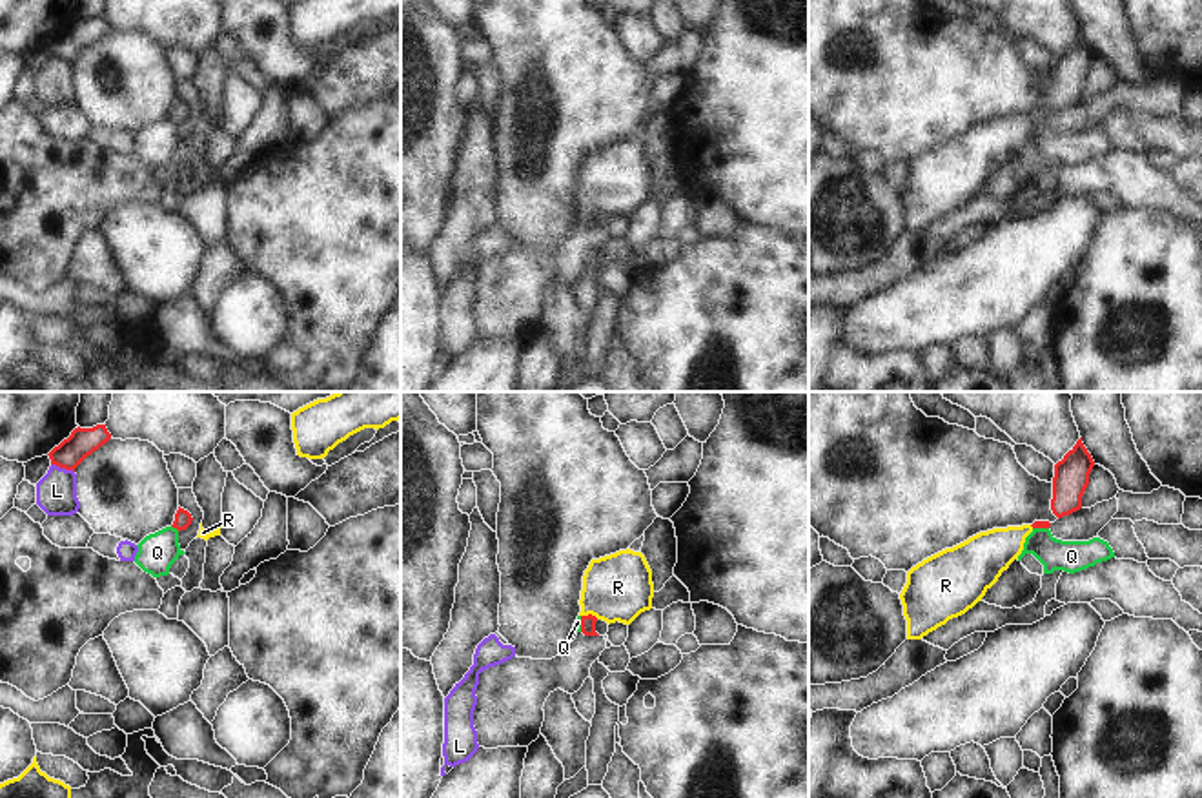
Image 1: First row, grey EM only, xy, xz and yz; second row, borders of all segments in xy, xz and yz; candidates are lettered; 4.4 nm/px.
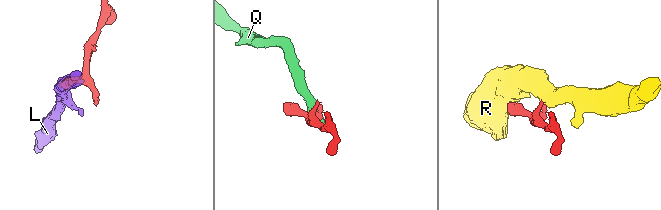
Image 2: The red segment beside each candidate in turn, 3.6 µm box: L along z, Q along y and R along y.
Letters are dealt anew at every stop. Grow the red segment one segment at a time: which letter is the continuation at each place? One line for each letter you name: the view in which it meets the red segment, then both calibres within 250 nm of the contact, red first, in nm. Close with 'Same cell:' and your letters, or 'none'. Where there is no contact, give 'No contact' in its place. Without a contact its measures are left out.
R: Touches red in xz. Thickness 60 nm (red) against 300 nm
Same cell: R

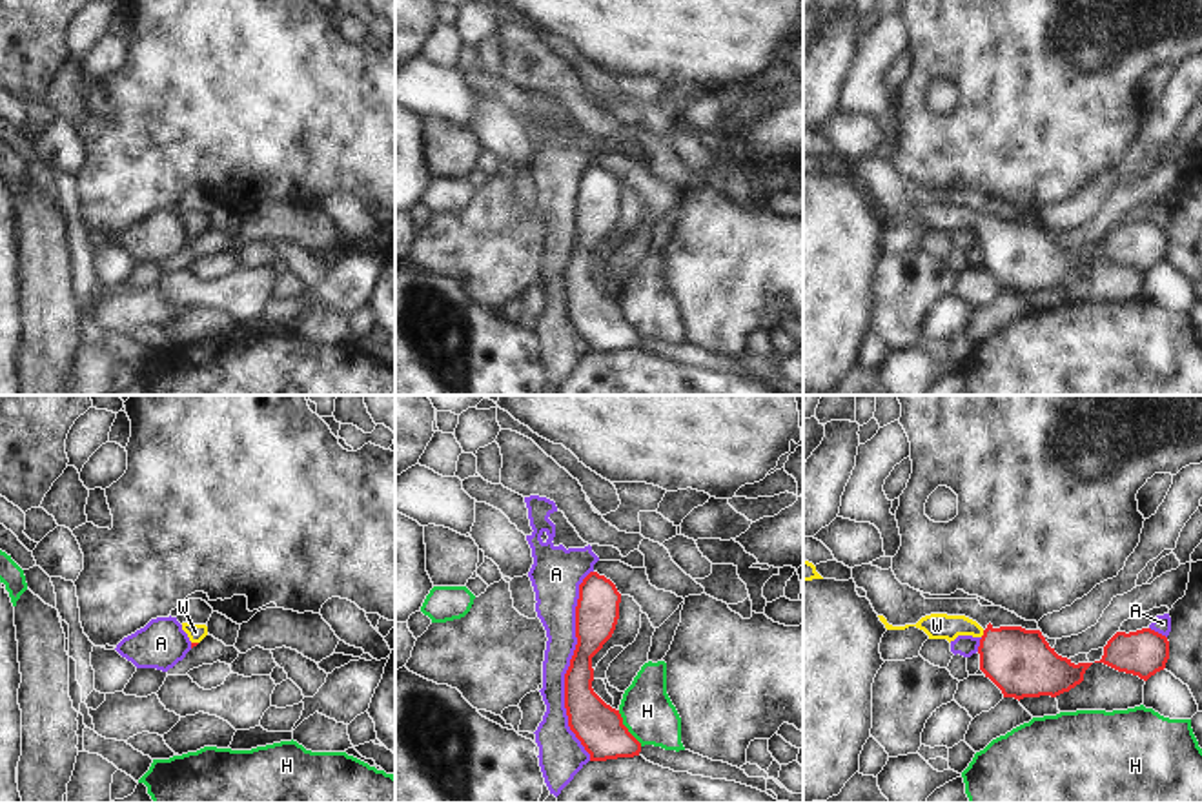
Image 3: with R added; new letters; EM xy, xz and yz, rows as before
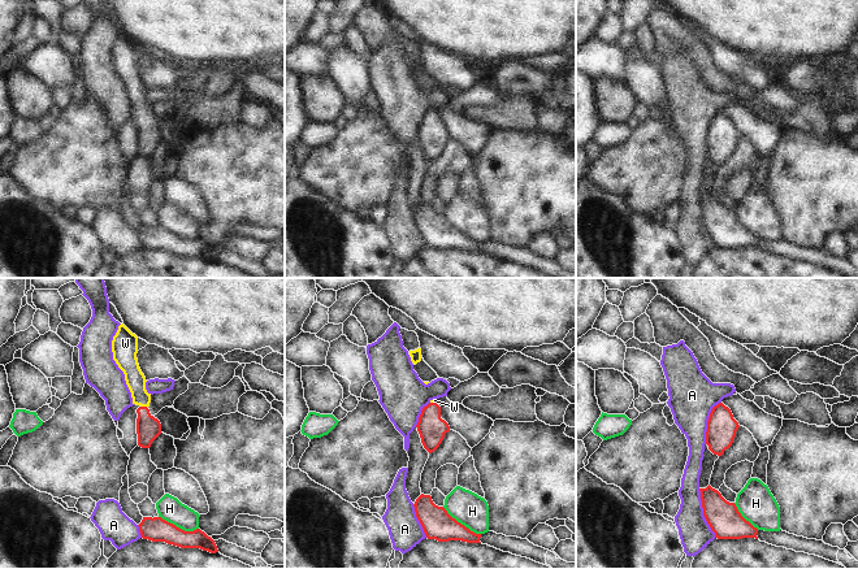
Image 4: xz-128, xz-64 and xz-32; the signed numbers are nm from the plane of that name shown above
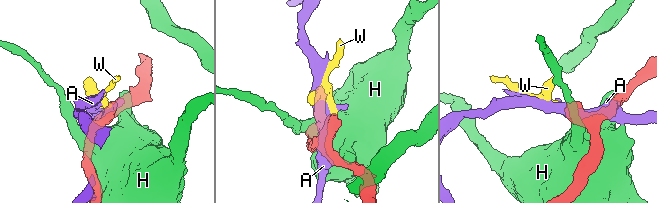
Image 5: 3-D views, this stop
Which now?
W: Touches red in yz. Thickness 300 nm (red) against 110 nm
Same cell: W

